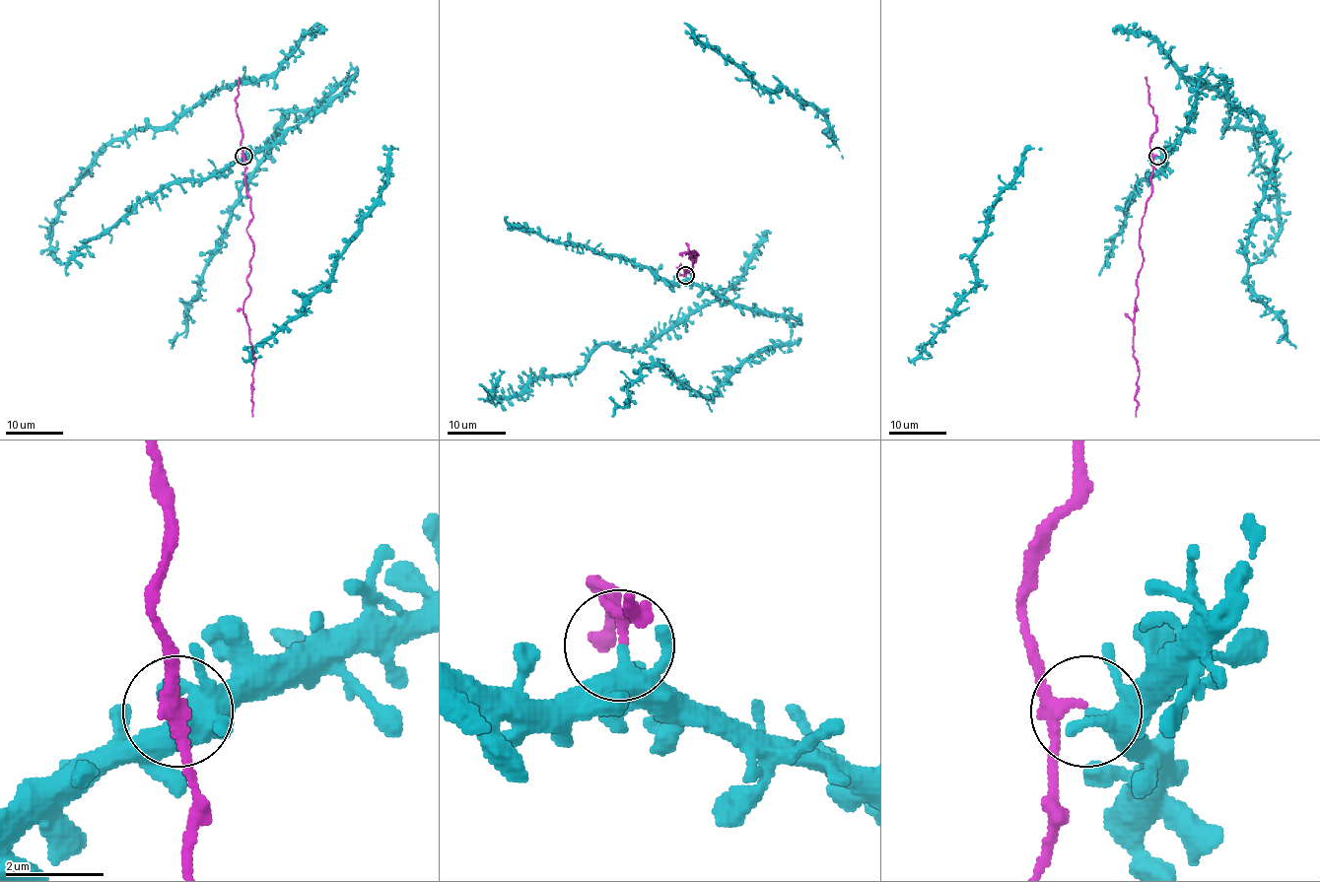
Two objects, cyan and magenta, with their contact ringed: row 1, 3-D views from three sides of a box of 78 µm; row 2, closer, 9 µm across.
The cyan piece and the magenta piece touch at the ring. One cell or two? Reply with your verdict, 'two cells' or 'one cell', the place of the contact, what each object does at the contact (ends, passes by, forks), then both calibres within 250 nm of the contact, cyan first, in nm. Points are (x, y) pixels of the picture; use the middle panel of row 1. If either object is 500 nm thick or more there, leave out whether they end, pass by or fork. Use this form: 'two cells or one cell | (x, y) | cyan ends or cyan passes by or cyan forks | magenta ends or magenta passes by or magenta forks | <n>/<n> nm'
two cells | (685, 275) | cyan forks | magenta passes by | 240/200 nm

